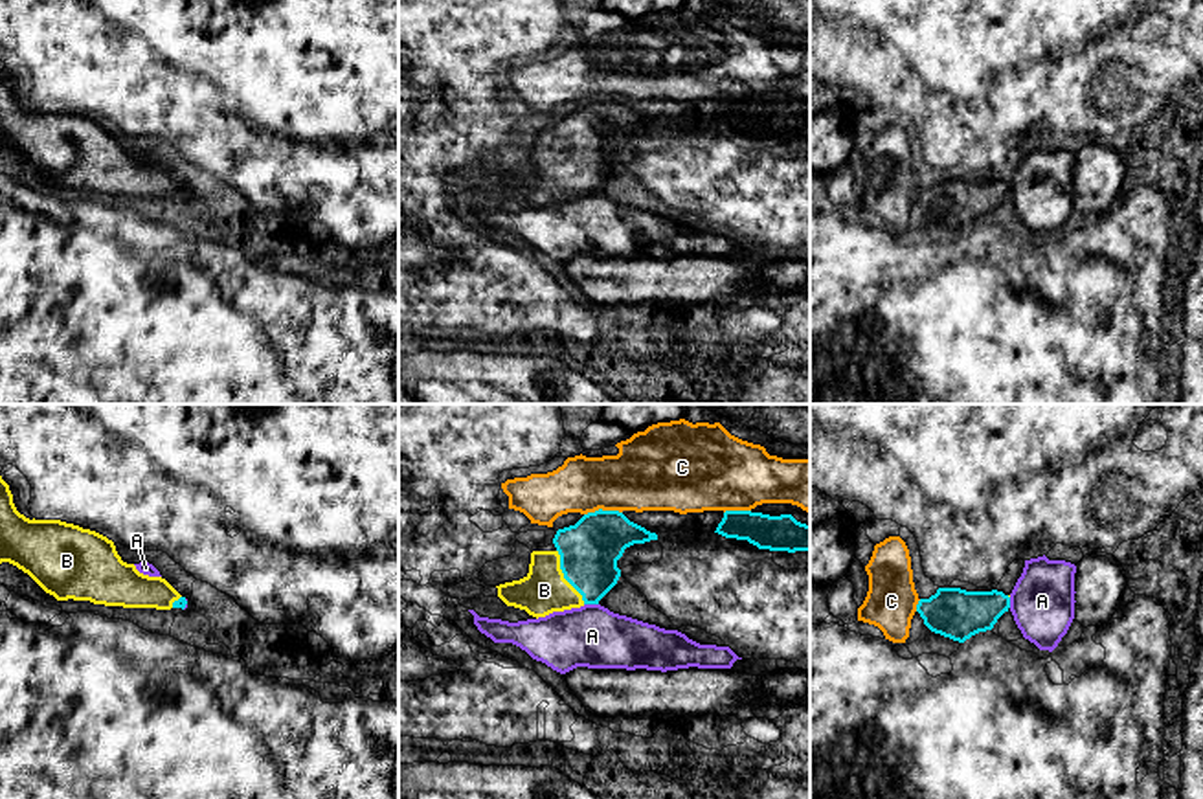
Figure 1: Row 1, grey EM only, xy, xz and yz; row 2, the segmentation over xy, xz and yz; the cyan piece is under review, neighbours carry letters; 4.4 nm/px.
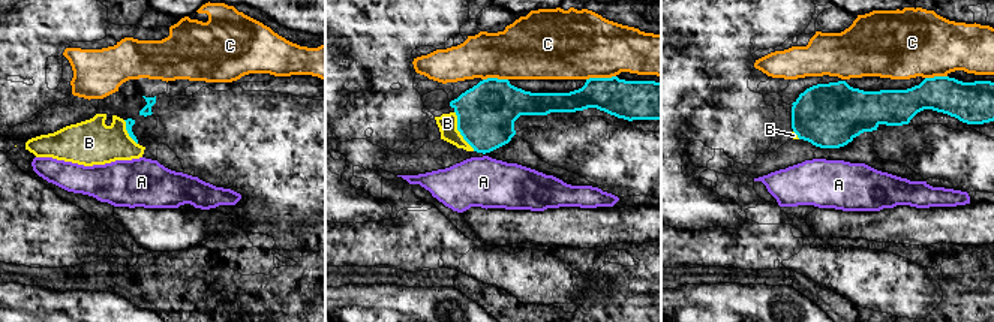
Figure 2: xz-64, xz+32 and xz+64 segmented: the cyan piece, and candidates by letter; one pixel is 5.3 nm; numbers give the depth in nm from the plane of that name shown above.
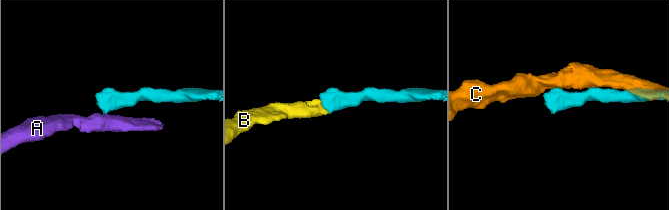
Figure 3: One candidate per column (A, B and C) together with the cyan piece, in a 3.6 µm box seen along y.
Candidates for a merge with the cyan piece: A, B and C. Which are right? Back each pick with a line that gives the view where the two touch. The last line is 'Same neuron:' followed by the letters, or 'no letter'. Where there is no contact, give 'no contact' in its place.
B: xz
Same neuron: B

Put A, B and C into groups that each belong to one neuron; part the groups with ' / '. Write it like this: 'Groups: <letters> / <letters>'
Groups: A / B / C

